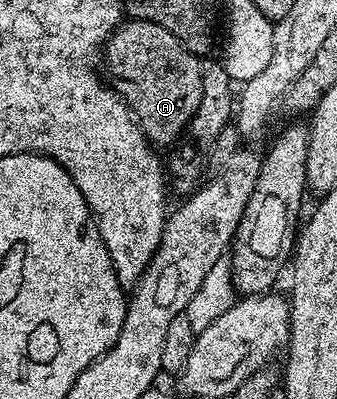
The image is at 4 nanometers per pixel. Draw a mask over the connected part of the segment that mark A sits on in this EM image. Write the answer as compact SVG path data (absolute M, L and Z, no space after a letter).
M132 17L133 20L124 21L111 33L109 41L101 54L101 66L111 73L109 85L122 98L123 103L135 116L139 129L152 147L167 146L170 142L180 141L179 133L190 127L191 117L197 112L201 104L201 88L203 87L203 68L200 59L191 54L161 24L152 22L150 18Z

